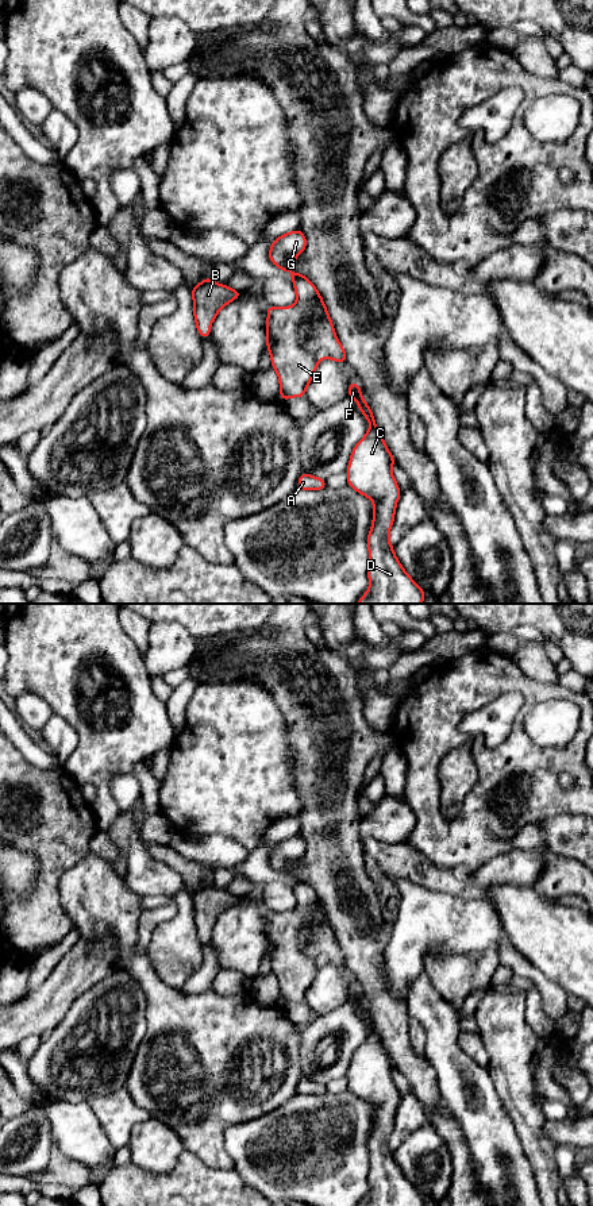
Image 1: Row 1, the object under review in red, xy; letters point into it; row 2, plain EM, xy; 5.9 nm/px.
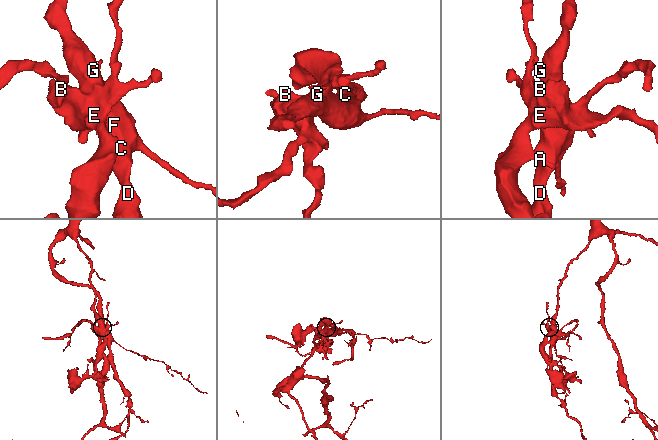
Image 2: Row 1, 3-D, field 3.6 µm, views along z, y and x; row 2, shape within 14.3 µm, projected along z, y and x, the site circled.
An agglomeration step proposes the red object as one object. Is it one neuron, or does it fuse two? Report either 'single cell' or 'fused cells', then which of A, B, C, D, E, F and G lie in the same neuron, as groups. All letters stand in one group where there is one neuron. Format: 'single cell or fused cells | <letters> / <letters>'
fused cells | A B E / C D F G

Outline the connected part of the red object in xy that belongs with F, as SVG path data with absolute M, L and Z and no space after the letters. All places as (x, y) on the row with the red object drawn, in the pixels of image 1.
M358 382L349 385L347 396L357 400L357 405L370 424L366 435L355 444L350 463L347 466L347 483L362 496L369 497L373 504L373 524L367 535L369 560L370 566L367 577L370 586L357 604L421 604L426 593L407 574L401 563L394 555L393 546L389 543L389 531L393 525L397 501L401 490L392 474L392 466L396 465L389 448L381 436L381 432L374 421L374 415L362 397Z

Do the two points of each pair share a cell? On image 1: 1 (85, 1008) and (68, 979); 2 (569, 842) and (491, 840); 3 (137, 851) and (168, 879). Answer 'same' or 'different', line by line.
1: different
2: different
3: same

